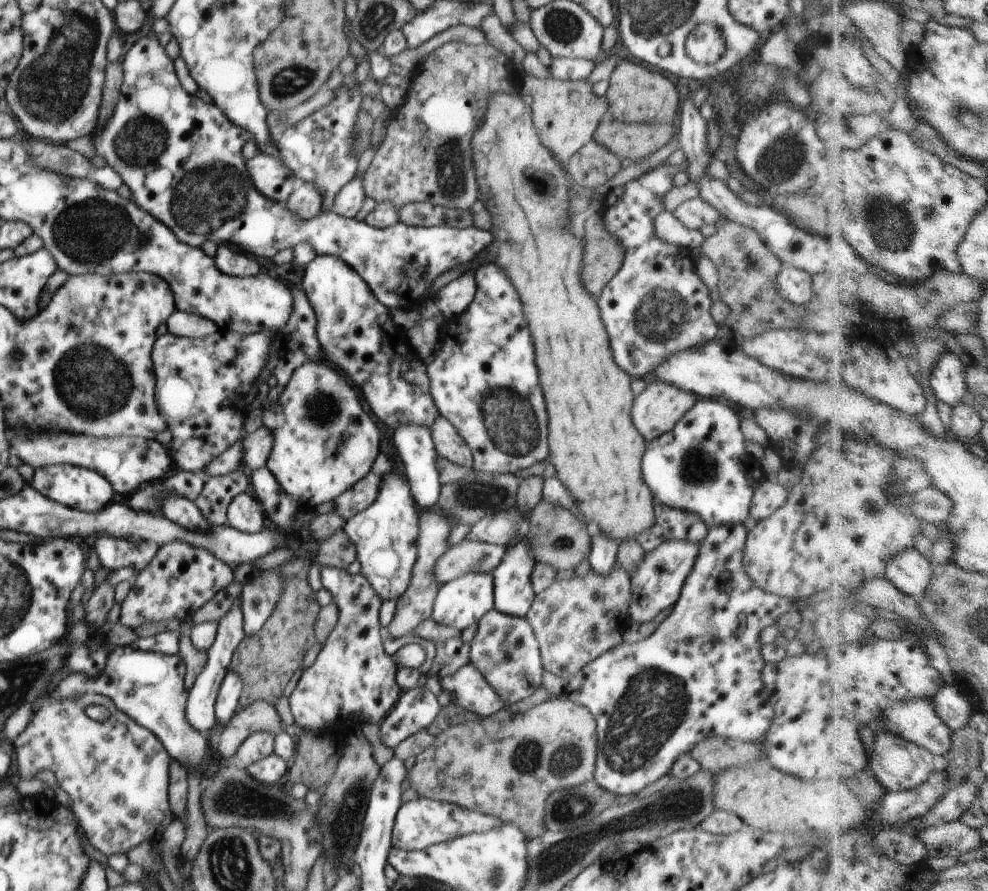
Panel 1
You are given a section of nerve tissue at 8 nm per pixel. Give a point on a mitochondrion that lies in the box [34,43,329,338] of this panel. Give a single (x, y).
(90, 232)

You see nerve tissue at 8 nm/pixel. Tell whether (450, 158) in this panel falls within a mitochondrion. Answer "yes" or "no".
yes

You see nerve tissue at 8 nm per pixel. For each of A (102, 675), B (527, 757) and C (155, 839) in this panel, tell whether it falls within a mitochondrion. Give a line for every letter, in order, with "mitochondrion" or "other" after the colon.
A: other
B: mitochondrion
C: other

